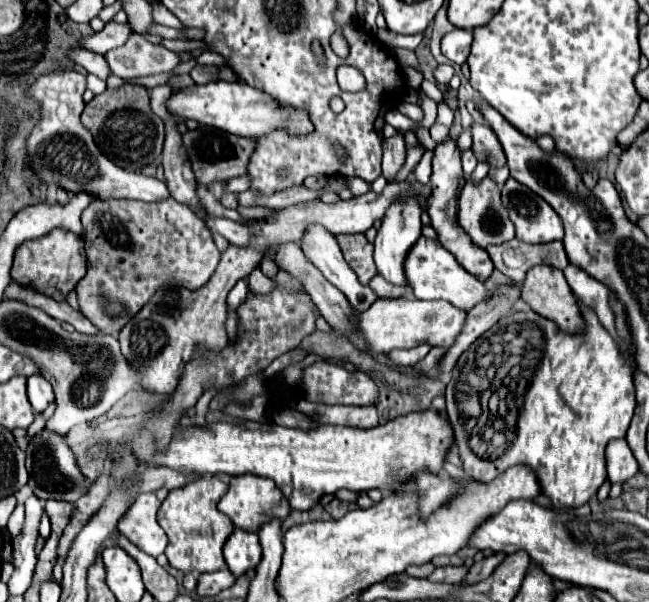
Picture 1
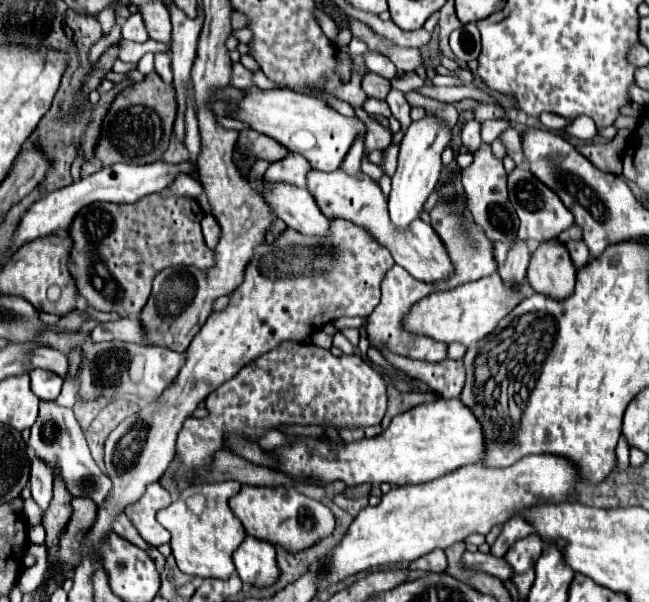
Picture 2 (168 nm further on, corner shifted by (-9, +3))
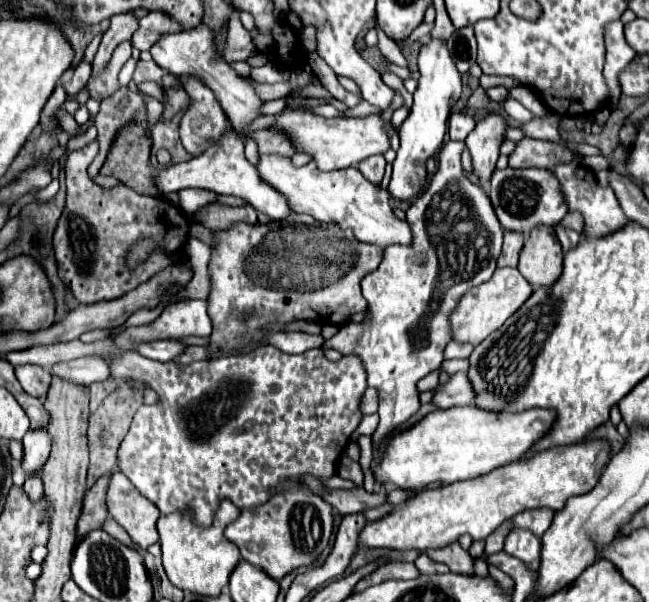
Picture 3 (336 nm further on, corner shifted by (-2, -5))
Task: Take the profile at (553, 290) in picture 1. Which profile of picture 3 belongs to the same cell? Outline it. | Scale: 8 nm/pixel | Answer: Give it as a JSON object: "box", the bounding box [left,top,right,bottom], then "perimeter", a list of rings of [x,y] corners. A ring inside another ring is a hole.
{"box":[519,226,563,288],"perimeter":[[[537,226],[531,230],[519,256],[519,272],[533,288],[551,286],[559,280],[563,272],[563,252],[553,228]]]}

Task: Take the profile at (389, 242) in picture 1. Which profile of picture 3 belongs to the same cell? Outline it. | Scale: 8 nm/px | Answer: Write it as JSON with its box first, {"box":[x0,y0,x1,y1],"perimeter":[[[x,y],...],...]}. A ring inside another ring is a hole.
{"box":[389,40,461,202],"perimeter":[[[431,40],[429,44],[425,44],[419,52],[419,86],[413,94],[415,102],[411,108],[411,114],[407,116],[407,120],[401,124],[399,128],[399,138],[401,138],[401,146],[397,150],[397,158],[393,162],[393,176],[389,182],[389,196],[393,202],[405,202],[405,200],[413,200],[417,198],[425,184],[427,184],[427,160],[433,158],[443,142],[445,142],[445,134],[447,134],[447,118],[451,114],[451,108],[455,106],[455,102],[461,96],[461,74],[457,72],[445,42],[439,40]]]}

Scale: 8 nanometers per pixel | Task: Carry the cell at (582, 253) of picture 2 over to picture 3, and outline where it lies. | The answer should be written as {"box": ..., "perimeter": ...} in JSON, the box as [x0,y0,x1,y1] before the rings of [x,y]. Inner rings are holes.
{"box":[555,230,579,250],"perimeter":[[[555,230],[555,232],[557,232],[557,238],[559,238],[563,250],[571,250],[573,246],[577,246],[577,242],[579,242],[577,232],[573,232],[573,230]]]}

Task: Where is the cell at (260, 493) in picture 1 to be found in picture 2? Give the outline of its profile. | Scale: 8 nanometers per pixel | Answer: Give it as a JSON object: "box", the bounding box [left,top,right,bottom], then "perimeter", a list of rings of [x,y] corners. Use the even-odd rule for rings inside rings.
{"box":[230,486,336,552],"perimeter":[[[242,486],[242,490],[234,498],[230,498],[230,510],[242,522],[248,536],[280,546],[286,552],[300,552],[314,546],[322,538],[330,536],[336,524],[334,514],[326,504],[304,496],[292,486],[290,488]]]}

